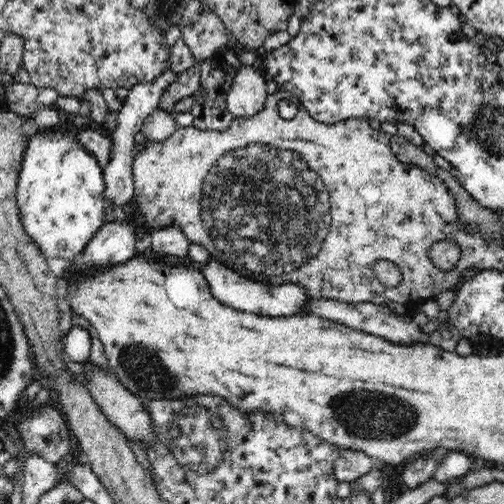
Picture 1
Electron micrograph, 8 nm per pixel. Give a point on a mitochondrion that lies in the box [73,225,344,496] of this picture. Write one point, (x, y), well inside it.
(197, 432)

